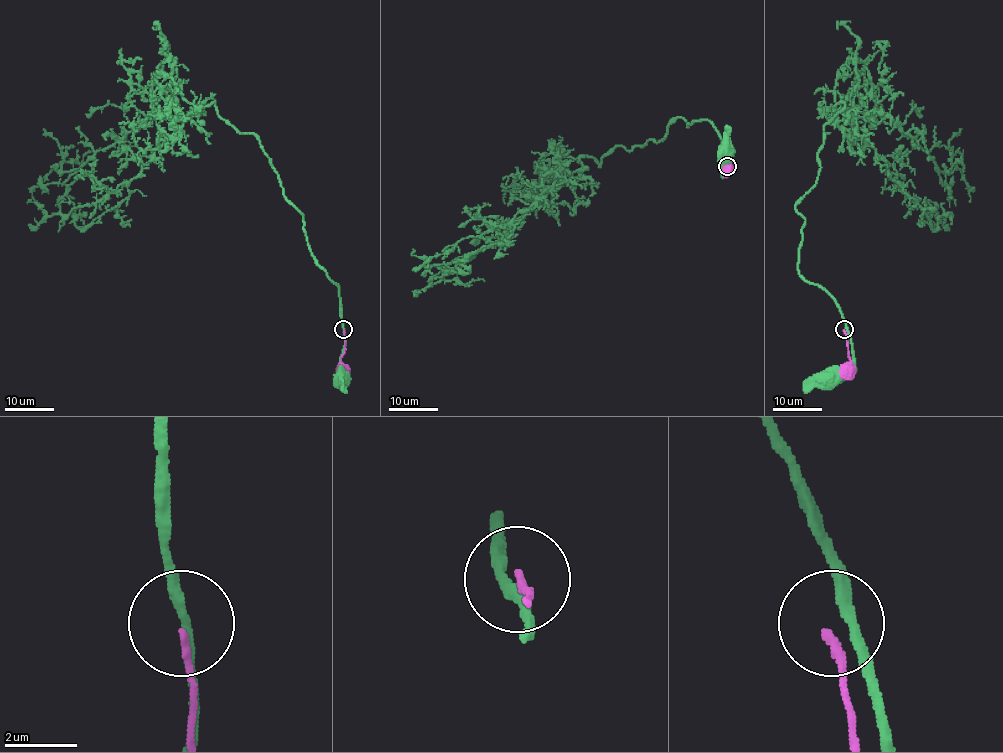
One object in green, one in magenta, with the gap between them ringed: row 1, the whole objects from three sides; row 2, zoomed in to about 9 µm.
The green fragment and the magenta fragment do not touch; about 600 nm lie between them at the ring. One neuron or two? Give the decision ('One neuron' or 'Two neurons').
Two neurons

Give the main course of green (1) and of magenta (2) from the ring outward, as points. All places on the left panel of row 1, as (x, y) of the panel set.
1: (343, 328), (344, 344), (337, 377), (344, 377), (342, 379)
2: (343, 330), (342, 370)

